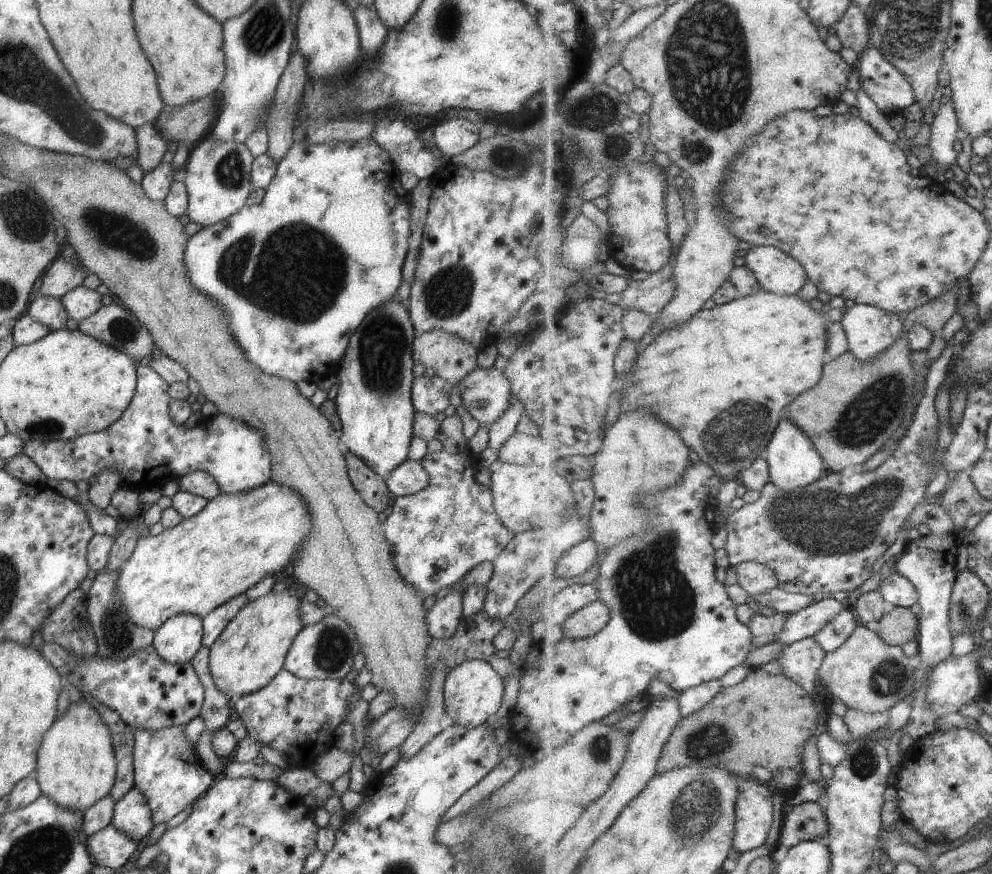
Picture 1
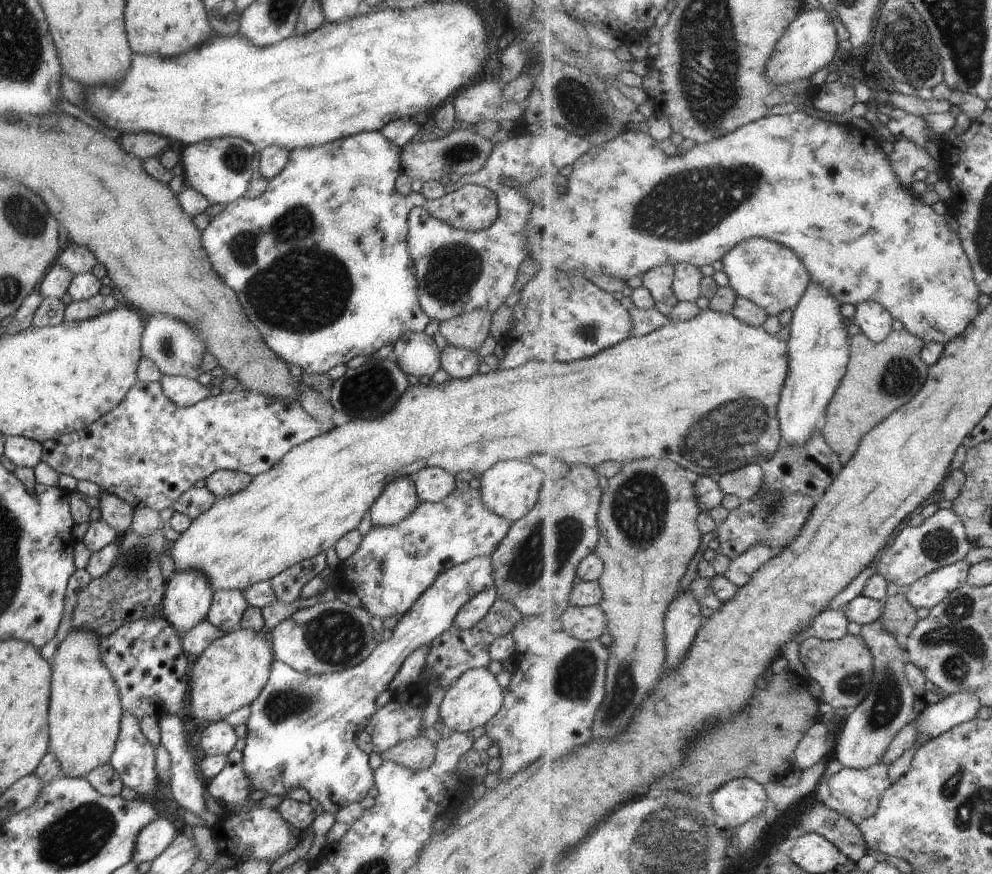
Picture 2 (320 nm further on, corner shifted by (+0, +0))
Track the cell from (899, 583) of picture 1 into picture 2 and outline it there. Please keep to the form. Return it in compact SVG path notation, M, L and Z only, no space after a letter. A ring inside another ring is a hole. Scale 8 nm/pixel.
M967 559L959 561L924 576L903 591L916 609L932 609L967 583L972 566Z

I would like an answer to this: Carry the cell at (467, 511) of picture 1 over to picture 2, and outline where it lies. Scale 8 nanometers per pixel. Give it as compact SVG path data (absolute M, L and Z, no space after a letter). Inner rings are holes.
M453 489L436 503L419 503L401 522L390 527L371 527L362 537L353 554L342 560L337 573L345 580L343 586L359 598L360 606L372 617L397 618L408 611L415 599L437 578L439 573L473 557L489 555L503 540L511 523L492 513L481 502L479 489L460 492Z

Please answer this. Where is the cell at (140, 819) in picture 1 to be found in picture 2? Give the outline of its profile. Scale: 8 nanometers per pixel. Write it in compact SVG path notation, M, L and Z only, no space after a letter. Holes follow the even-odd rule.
M122 713L108 763L124 786L133 789L139 798L153 793L157 782L154 747L143 737L138 718L131 713Z

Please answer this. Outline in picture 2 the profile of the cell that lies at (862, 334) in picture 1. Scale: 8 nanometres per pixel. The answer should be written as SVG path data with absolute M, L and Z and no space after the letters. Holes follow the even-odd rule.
M863 301L855 306L853 322L873 342L886 341L893 332L894 315L877 301Z

